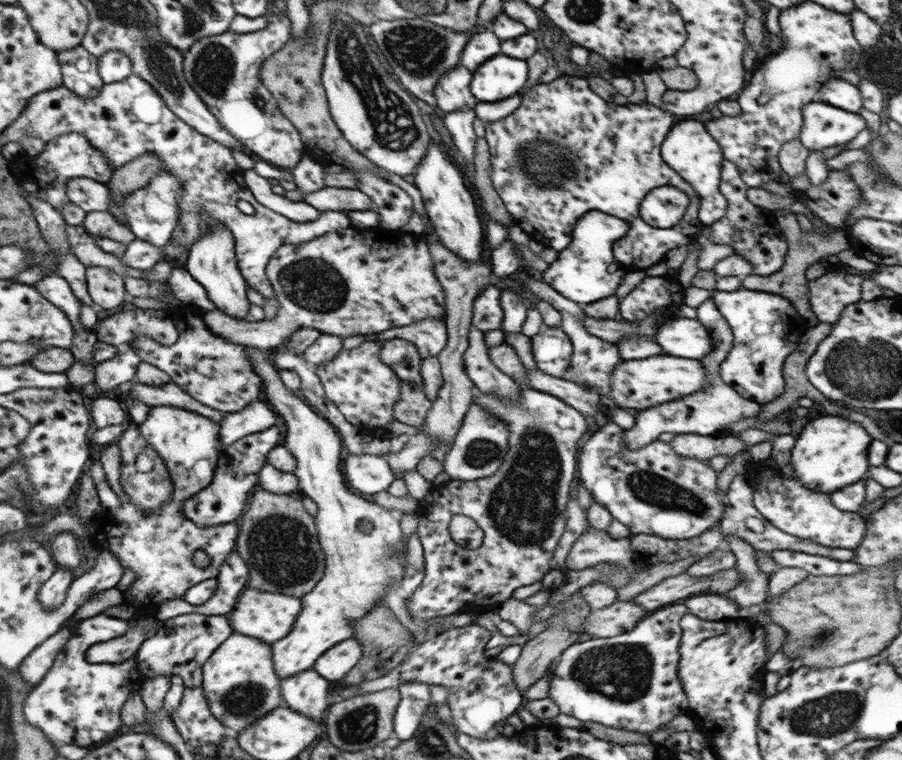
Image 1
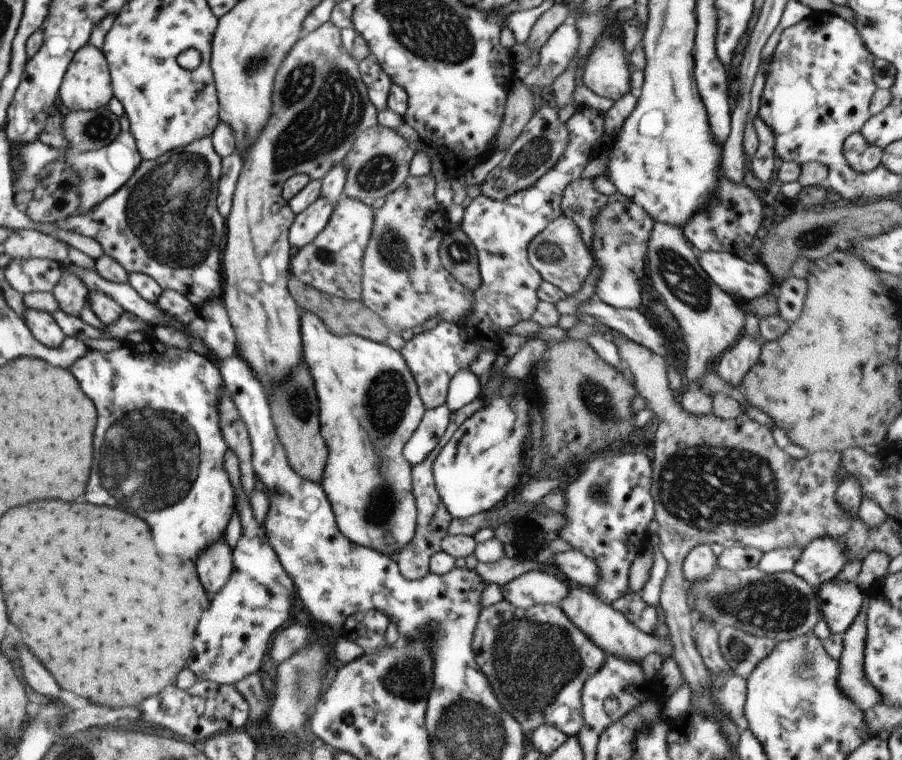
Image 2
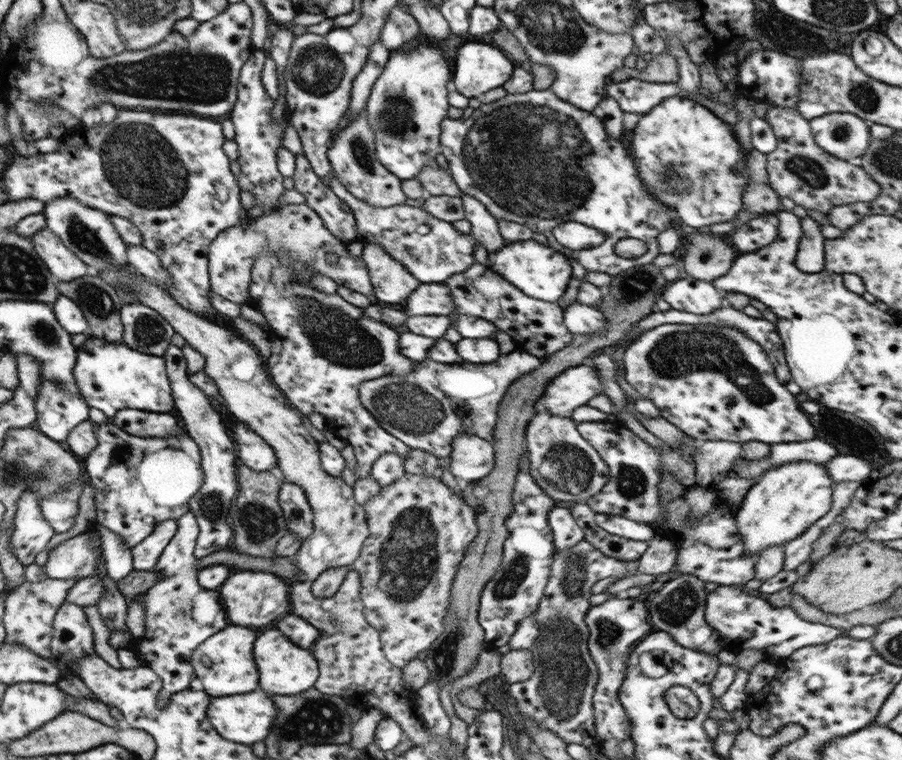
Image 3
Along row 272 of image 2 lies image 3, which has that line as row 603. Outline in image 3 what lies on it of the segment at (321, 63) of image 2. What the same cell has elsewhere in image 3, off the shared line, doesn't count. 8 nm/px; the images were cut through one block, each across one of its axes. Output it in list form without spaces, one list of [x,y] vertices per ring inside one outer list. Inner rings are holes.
[[[244,570],[229,576],[221,588],[221,600],[229,608],[229,622],[235,626],[263,626],[289,612],[289,586],[278,576],[268,572]]]

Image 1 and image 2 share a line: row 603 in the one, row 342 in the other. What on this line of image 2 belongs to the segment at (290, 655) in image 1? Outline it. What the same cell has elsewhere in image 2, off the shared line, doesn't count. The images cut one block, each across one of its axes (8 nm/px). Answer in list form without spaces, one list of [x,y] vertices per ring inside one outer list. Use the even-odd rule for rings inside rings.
[[[300,312],[299,334],[302,359],[309,366],[317,392],[319,430],[327,446],[320,485],[331,506],[335,524],[351,542],[393,558],[415,534],[417,512],[411,494],[411,466],[401,456],[403,444],[415,432],[425,412],[415,381],[399,351],[359,335],[335,335],[311,312]],[[387,532],[393,536],[393,542],[385,542]]]

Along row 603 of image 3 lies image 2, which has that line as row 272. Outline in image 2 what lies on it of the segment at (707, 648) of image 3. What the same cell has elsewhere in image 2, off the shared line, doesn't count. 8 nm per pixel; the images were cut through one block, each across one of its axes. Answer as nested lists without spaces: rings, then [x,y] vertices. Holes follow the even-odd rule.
[[[663,222],[653,223],[646,257],[645,273],[681,328],[682,342],[687,348],[683,376],[687,380],[687,387],[690,387],[695,385],[695,380],[701,380],[705,373],[710,372],[708,362],[717,360],[725,350],[735,346],[735,341],[743,334],[744,311],[738,309],[733,299],[719,290],[700,268],[698,252],[685,239],[682,228]]]

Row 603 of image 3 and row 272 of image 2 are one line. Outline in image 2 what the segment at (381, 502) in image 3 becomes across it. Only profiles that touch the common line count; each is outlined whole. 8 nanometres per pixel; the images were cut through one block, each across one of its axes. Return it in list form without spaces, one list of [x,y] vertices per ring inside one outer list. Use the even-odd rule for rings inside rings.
[[[407,175],[403,184],[385,197],[383,205],[373,211],[373,224],[369,242],[363,251],[360,301],[381,318],[390,332],[400,333],[414,326],[433,324],[434,316],[445,322],[457,322],[467,318],[473,302],[473,292],[459,284],[444,268],[439,260],[439,244],[443,236],[443,209],[434,200],[435,182],[427,175],[412,177]]]

